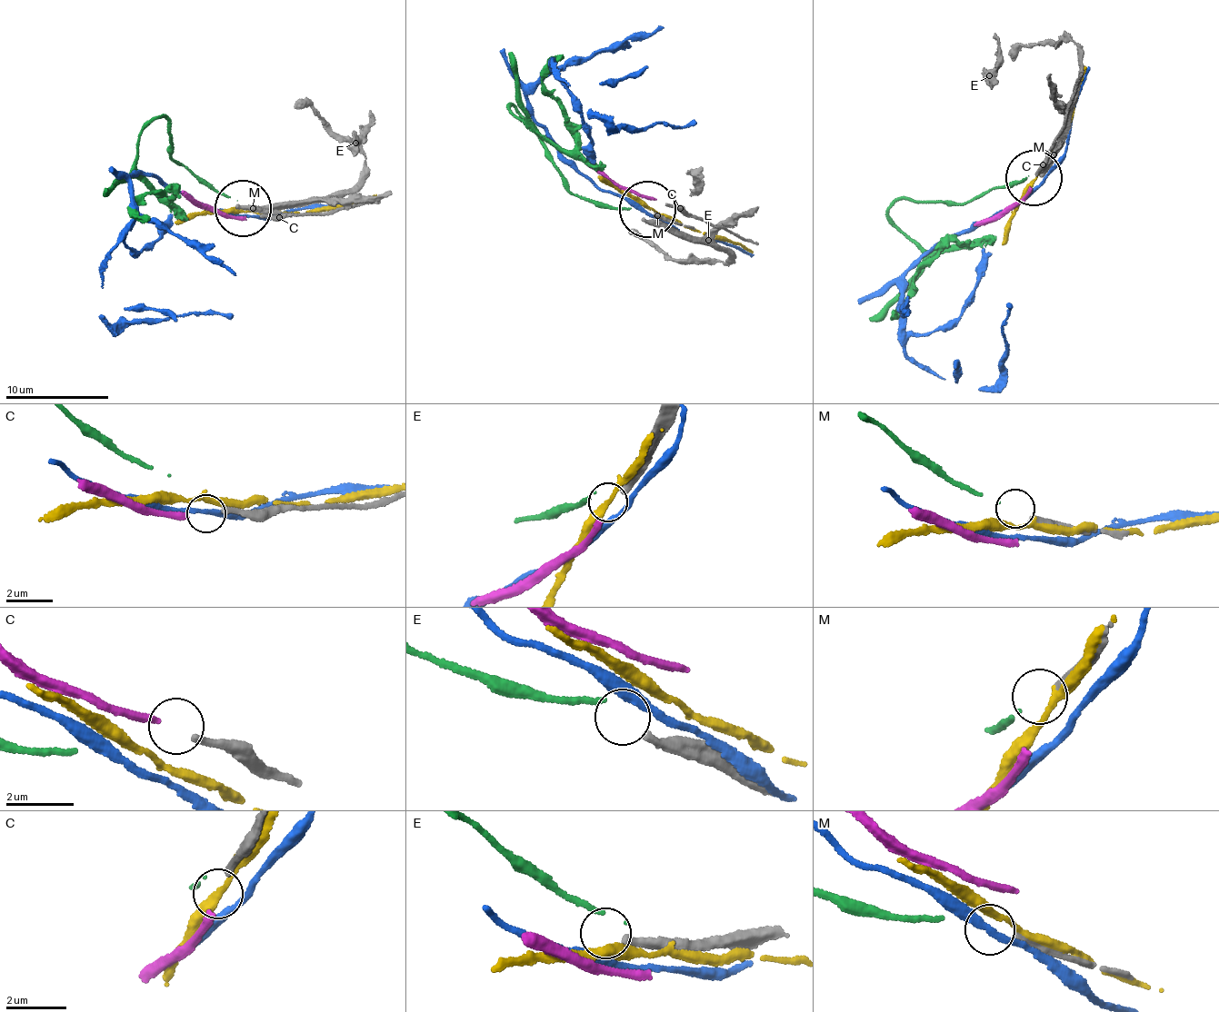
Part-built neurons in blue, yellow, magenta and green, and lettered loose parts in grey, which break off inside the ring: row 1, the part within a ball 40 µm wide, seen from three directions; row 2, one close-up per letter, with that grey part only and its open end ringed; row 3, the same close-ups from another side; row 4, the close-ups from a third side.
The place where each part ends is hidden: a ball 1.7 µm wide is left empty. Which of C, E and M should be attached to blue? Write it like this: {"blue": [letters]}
{"blue": []}

